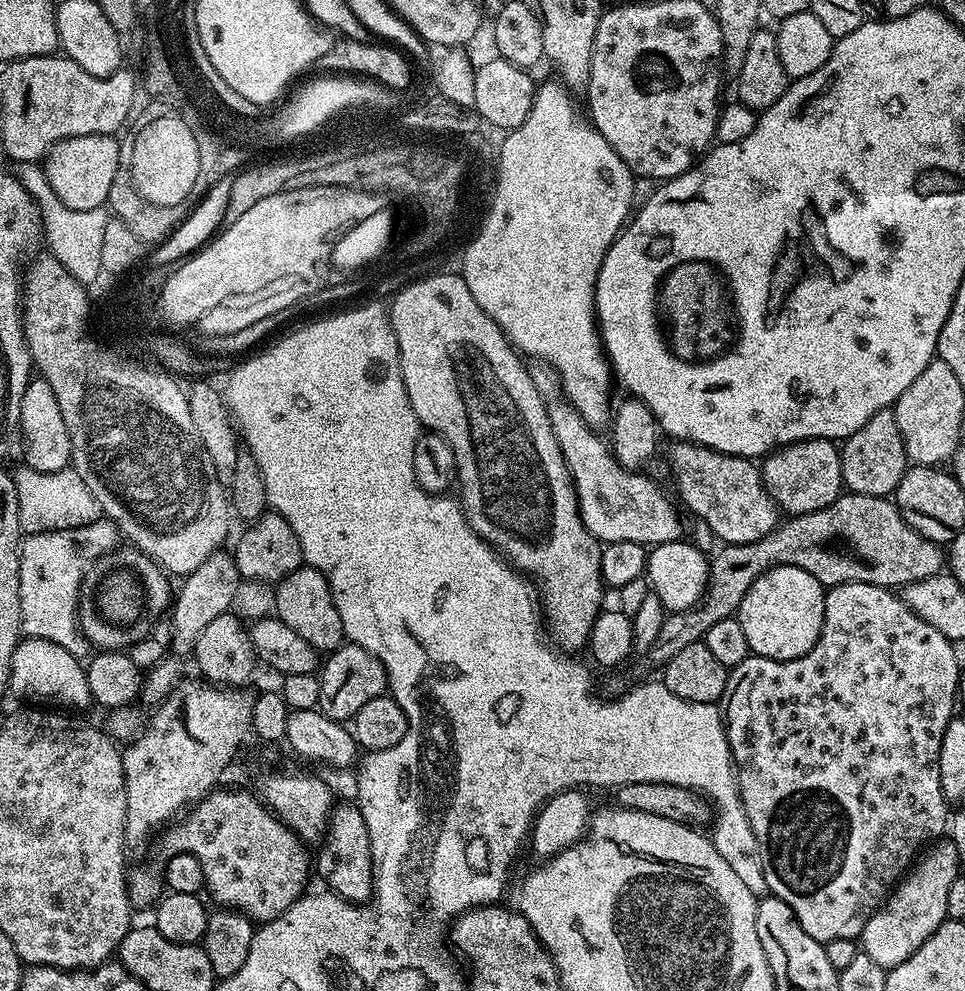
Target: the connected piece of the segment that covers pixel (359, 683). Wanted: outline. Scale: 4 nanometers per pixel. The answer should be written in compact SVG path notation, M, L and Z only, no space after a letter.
M345 642L339 648L327 653L325 662L319 669L320 693L318 694L318 710L326 714L326 718L337 722L351 721L353 716L370 702L370 698L378 698L388 692L388 671L362 646Z

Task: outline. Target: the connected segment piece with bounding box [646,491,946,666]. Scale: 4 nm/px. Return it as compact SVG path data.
M845 491L830 506L822 510L814 510L810 514L788 516L781 519L766 538L758 538L758 542L745 544L726 544L719 549L721 552L711 557L708 565L708 589L699 605L681 612L669 612L662 622L662 630L658 630L658 638L646 654L646 660L657 666L663 666L679 654L686 646L694 646L703 641L706 630L714 626L714 622L722 622L722 618L736 616L740 611L742 598L746 598L746 590L760 577L767 568L778 566L798 566L798 570L806 570L806 574L814 574L818 582L825 586L862 582L870 586L889 590L903 589L906 584L921 582L923 579L938 575L946 564L946 552L930 538L922 538L918 530L914 530L902 518L891 499L882 496L867 496L857 492Z

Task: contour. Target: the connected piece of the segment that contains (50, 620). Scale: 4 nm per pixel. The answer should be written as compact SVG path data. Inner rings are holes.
M98 518L86 526L78 526L70 530L50 530L38 534L27 534L20 541L20 573L18 574L18 598L20 599L20 630L25 637L46 638L66 650L70 654L83 657L90 645L80 631L78 609L80 606L80 586L84 583L85 569L80 569L88 560L88 548L104 548L112 550L121 543L120 529L114 521Z

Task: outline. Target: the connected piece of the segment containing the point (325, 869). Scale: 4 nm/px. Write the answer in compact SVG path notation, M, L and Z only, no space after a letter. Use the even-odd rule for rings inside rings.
M337 803L328 819L328 831L319 845L320 857L315 857L314 868L320 871L327 887L335 895L352 904L362 904L372 899L372 847L366 830L366 818L362 818L359 804Z

